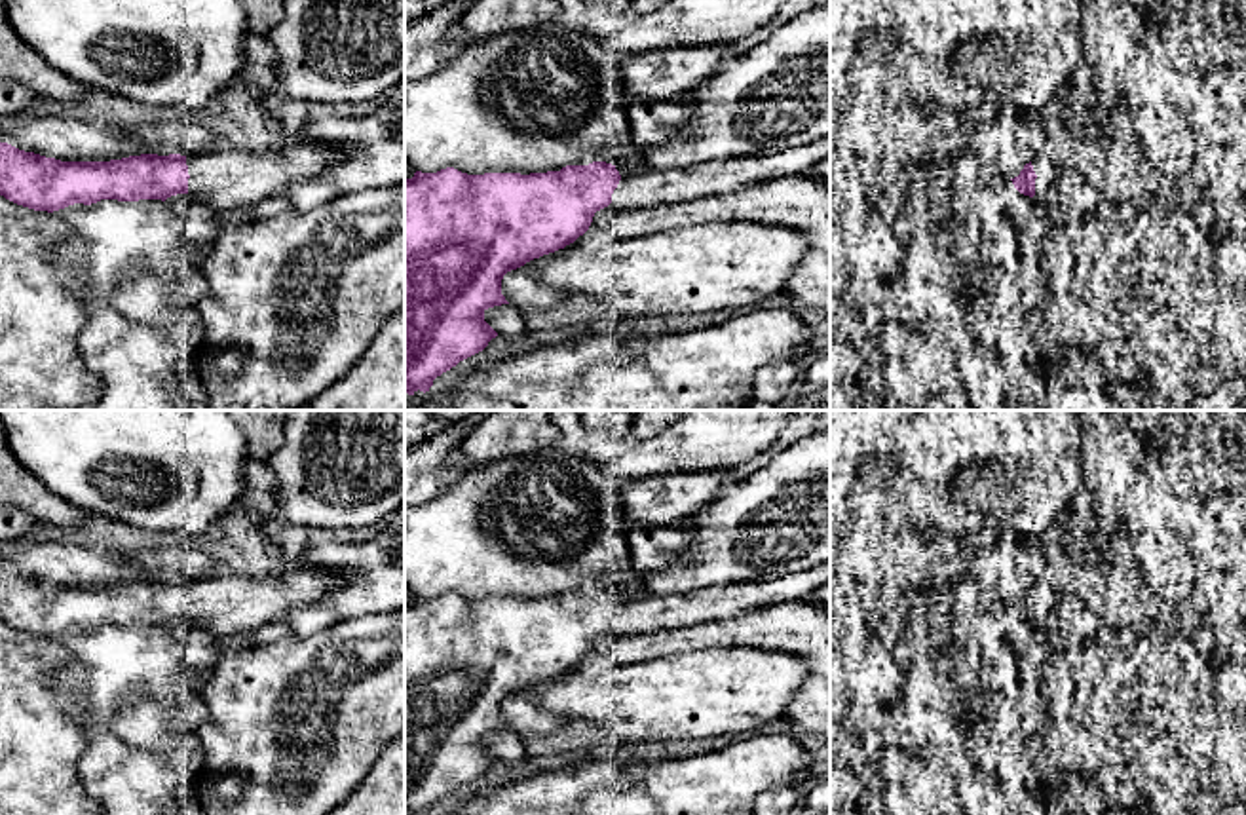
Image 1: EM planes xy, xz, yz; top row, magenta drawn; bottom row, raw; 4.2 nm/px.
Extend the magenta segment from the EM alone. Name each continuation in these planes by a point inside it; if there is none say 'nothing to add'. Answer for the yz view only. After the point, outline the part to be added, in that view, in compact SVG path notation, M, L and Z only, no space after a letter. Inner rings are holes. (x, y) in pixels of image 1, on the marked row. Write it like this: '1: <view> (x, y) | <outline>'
1: yz (1041, 166) | M1035 156L1031 160L1033 171L1037 175L1035 179L1035 196L1045 194L1045 190L1048 188L1048 184L1052 182L1056 169L1052 167L1052 163L1043 158L1043 156Z

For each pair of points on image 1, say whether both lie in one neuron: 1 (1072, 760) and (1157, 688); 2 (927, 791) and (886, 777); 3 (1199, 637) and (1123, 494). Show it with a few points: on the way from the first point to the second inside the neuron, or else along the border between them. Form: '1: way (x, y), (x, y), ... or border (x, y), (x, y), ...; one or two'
1: way (1093, 739), (1136, 696); one
2: way (918, 791), (912, 791), (895, 777); one
3: border (1201, 624), (1208, 629), (1218, 652), (1226, 660); two

